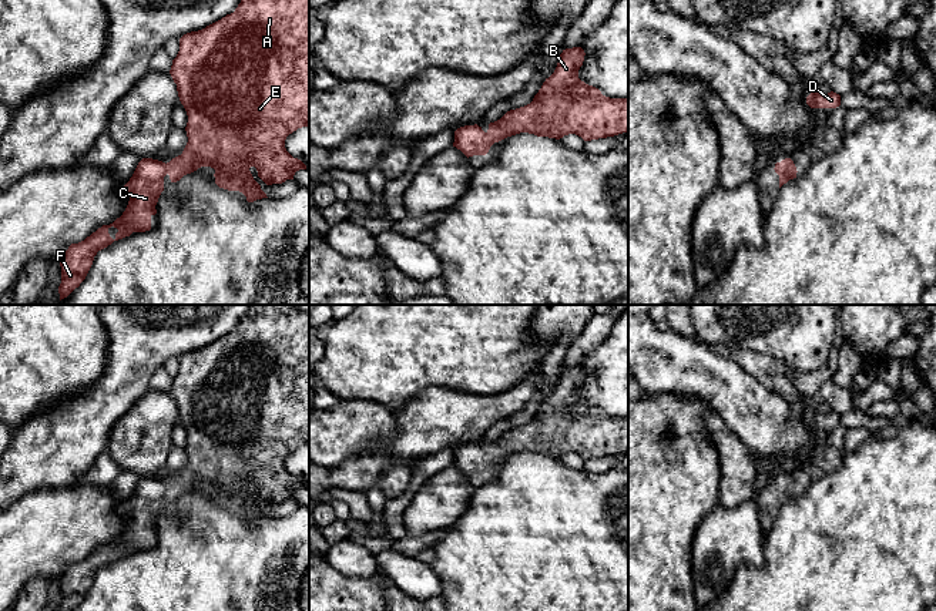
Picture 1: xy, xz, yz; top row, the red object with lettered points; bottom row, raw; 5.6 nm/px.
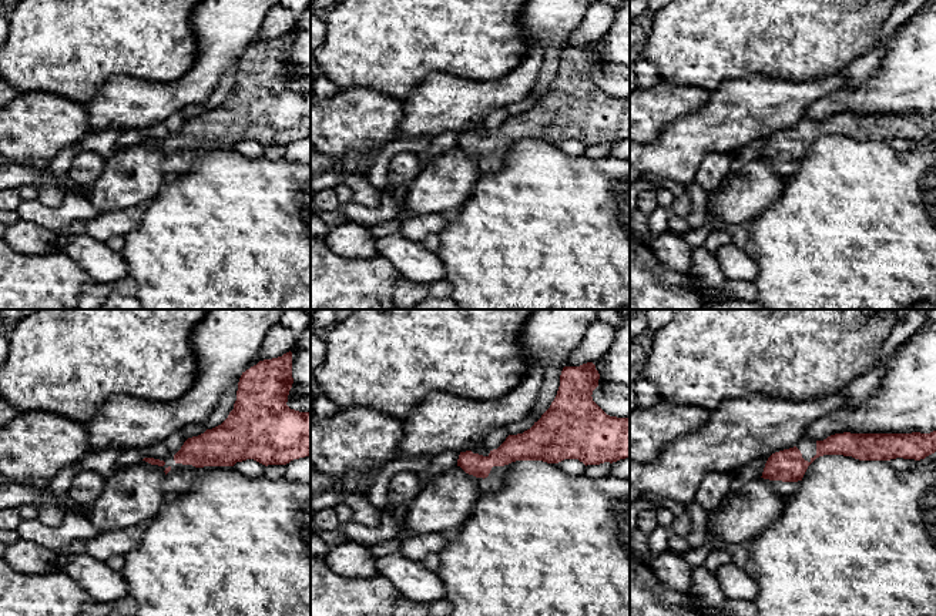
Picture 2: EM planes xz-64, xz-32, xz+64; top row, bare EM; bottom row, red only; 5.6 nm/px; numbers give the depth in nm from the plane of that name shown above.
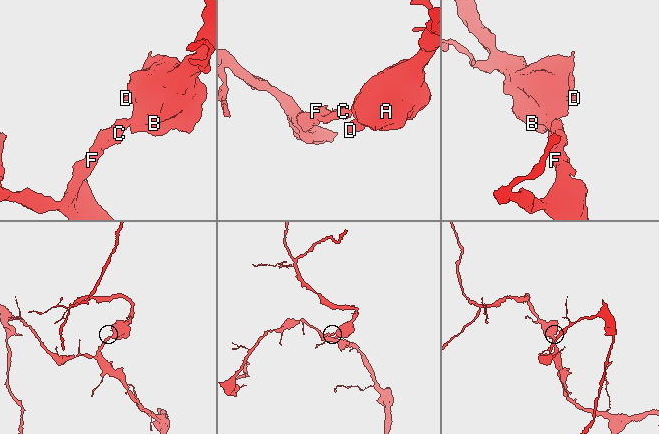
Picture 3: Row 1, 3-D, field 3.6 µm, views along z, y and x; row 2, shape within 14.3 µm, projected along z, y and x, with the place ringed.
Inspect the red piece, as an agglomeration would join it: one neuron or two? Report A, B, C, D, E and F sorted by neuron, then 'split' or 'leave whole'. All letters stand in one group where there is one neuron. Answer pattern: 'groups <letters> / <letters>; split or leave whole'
groups A B C D E F; leave whole

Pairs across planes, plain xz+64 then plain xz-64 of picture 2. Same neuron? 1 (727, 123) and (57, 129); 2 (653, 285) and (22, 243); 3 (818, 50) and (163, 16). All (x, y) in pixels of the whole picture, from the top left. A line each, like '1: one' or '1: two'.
1: two
2: two
3: one

